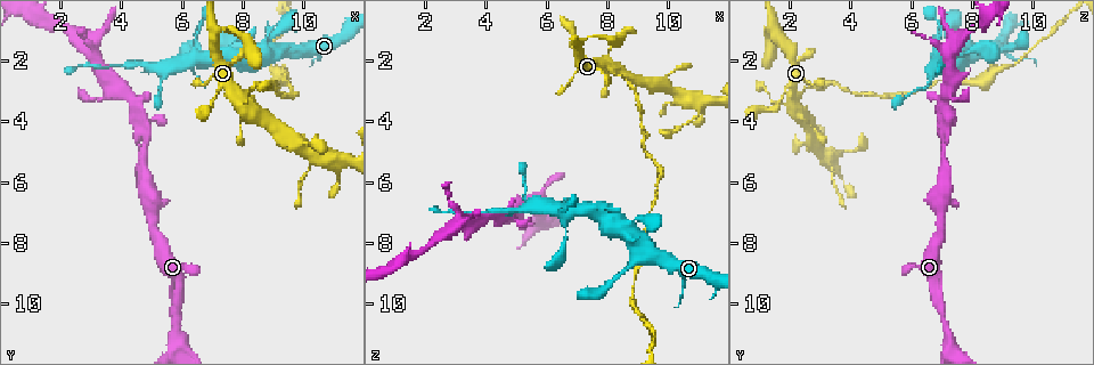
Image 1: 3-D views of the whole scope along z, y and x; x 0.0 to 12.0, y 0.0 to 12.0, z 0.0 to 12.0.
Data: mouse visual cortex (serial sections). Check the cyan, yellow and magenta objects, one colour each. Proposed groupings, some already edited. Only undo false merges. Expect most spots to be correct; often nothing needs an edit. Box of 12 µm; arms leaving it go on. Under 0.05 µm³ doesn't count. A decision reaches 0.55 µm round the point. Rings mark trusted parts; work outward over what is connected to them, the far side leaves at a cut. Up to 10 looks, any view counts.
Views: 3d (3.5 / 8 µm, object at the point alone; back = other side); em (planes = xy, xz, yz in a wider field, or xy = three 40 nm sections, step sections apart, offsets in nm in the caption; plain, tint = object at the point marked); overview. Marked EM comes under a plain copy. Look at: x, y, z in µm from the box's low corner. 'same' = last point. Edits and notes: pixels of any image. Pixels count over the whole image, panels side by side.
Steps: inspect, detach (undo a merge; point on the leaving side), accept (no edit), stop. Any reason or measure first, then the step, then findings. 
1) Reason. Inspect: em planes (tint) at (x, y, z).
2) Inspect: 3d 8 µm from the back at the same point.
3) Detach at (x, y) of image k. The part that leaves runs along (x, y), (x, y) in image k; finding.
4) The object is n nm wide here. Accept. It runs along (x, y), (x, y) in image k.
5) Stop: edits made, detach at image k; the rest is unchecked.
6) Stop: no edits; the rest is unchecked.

A fork. Inspect: 3d 8 µm at (11.0, 5.0, 3.6).

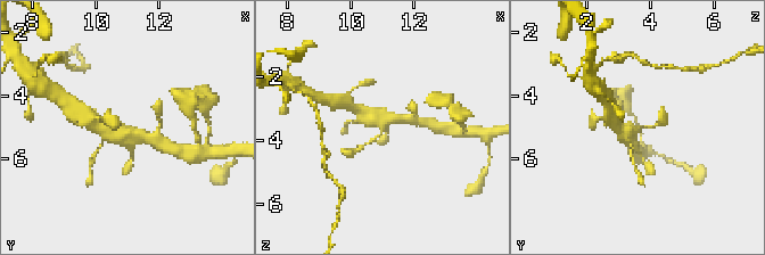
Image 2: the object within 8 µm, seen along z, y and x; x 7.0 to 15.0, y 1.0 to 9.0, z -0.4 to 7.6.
Shape alone is not enough. Inspect: em xy step 3 (tint) at (11.0, 5.0, 3.5).

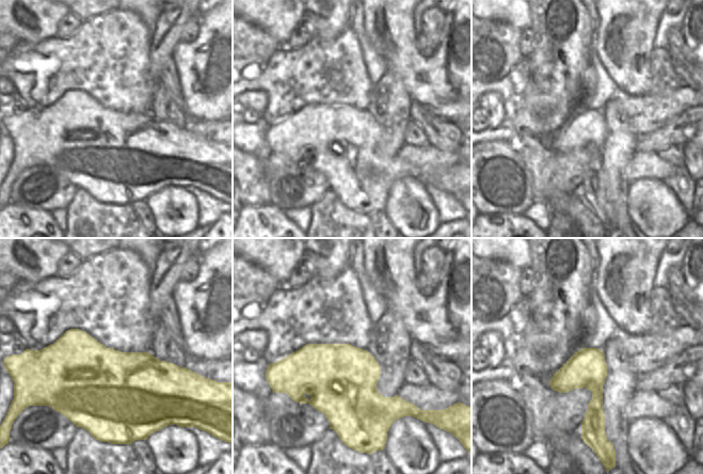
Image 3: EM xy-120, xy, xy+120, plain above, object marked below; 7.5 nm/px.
Accept. It runs along (96, 123), (106, 132), (156, 137) in image 2; all the same cell.

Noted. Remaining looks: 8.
Thin neck. Inspect: 3d 3.5 µm at (8.4, 3.0, 2.5).

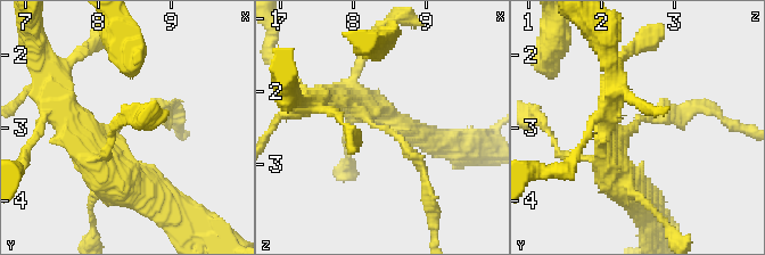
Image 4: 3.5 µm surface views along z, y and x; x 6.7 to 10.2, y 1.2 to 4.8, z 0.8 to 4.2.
The arms are 150, 200 nm wide; now the EM. Inspect: em xy step 5 (tint) at (8.35, 2.95, 2.50).

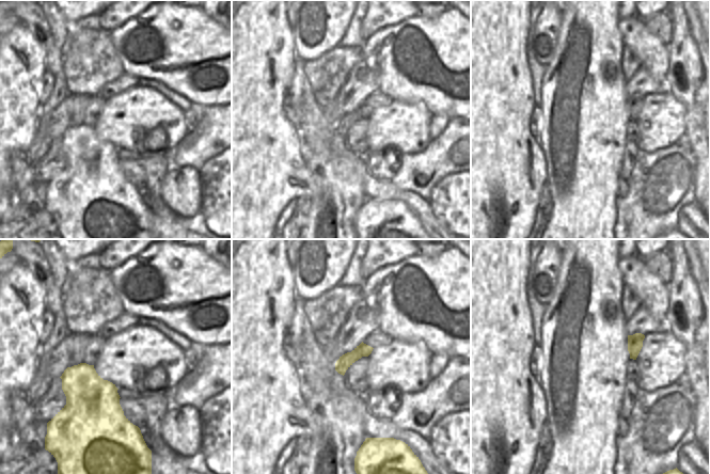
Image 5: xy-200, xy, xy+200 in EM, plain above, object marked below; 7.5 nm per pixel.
The object is 100 nm wide here. Detach at (414, 156) of image 4. The part that leaves runs along (394, 136), (422, 167), (433, 227) in image 4; two cells meet here.

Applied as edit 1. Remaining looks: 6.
See it whole again. Inspect: overview.

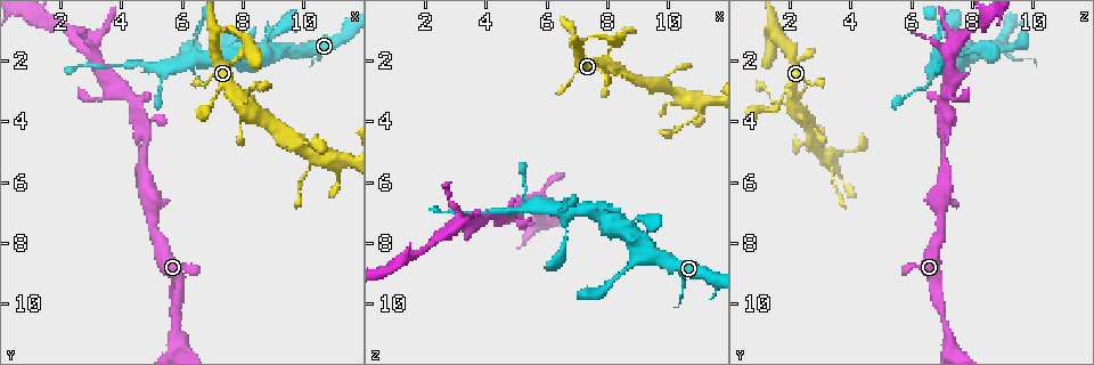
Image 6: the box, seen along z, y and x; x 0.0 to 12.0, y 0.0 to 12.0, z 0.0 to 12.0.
Sharp bend. Inspect: 3d 3.5 µm at (7.6, 1.9, 6.9).

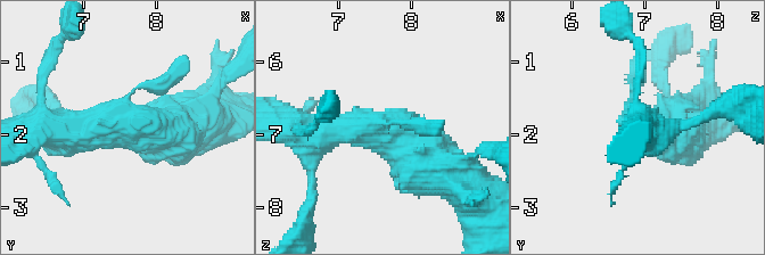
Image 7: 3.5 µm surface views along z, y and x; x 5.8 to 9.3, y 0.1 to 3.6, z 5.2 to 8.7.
Now the EM. Inspect: em xy step 5 (tint) at (7.55, 1.85, 6.95).

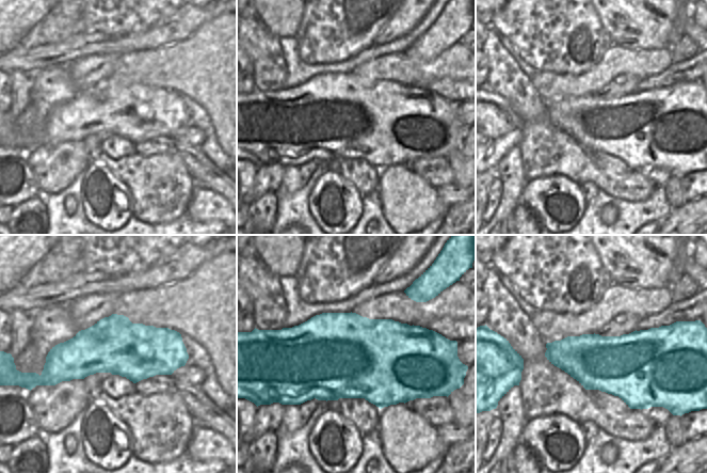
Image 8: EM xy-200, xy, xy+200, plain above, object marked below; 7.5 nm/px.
Accept. It runs along (442, 171), (379, 130), (298, 130) in image 7; continuous, no second cell.

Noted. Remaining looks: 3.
Arms part here. Inspect: 3d 3.5 µm at (5.5, 2.2, 6.9).

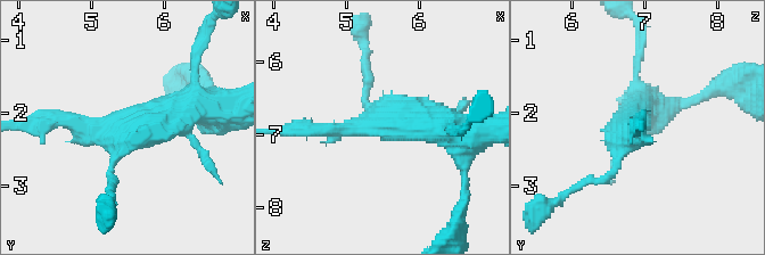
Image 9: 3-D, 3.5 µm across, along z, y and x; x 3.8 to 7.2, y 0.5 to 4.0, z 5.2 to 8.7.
Need the tissue. Inspect: em xy step 2 (tint) at (5.50, 2.25, 6.80).

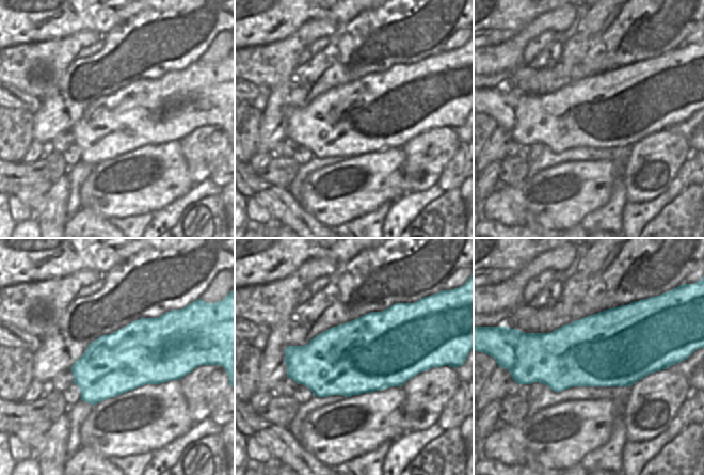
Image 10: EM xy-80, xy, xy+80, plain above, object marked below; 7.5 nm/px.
The object is 600 nm wide here. Accept. It runs along (197, 105), (145, 130), (50, 122) in image 9; one cell here.

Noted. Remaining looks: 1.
Stop: edits made, detach at image 4; the rest is unchecked.

